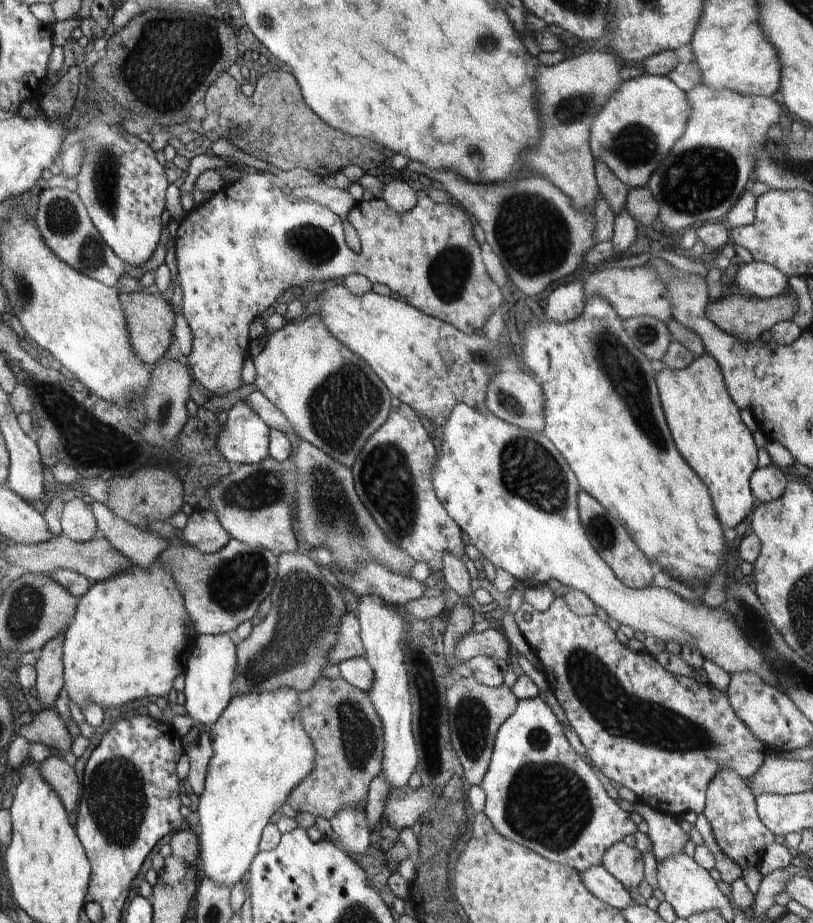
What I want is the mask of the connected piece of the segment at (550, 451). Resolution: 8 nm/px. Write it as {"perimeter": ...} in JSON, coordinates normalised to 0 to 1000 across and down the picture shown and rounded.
{"perimeter":[[[562,438],[542,464],[542,490],[530,511],[531,524],[549,555],[576,579],[579,589],[608,613],[619,615],[643,634],[672,632],[684,626],[689,633],[717,641],[734,659],[772,680],[792,685],[820,696],[833,696],[856,702],[865,714],[873,715],[895,730],[921,728],[931,730],[942,741],[967,751],[941,711],[925,700],[899,665],[888,657],[873,659],[866,652],[854,655],[824,638],[800,634],[779,638],[758,626],[753,616],[738,605],[726,589],[713,566],[710,535],[713,530],[708,515],[680,479],[669,470],[654,470],[630,462],[603,445],[585,446],[579,440]]]}

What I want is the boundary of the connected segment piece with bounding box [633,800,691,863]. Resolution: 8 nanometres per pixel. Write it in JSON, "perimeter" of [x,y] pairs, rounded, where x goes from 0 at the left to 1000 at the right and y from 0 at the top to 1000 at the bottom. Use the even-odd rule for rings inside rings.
{"perimeter":[[[785,867],[780,869],[779,879],[785,880],[797,893],[796,905],[802,912],[807,934],[815,935],[823,928],[841,924],[850,910],[849,901],[843,901],[827,883],[809,880]]]}

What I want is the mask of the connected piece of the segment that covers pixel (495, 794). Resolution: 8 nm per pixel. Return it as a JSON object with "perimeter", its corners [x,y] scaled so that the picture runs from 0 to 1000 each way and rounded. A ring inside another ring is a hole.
{"perimeter":[[[659,754],[656,757],[642,757],[637,759],[635,769],[626,776],[613,789],[609,795],[609,803],[606,806],[606,816],[604,817],[604,822],[601,826],[600,834],[595,840],[594,846],[589,852],[595,856],[598,860],[598,869],[595,881],[603,887],[603,891],[608,894],[610,901],[614,901],[619,907],[622,907],[626,911],[633,912],[640,917],[651,919],[658,924],[664,925],[669,930],[673,930],[680,935],[689,935],[699,937],[700,939],[707,940],[712,946],[723,943],[726,939],[734,939],[742,936],[742,925],[750,919],[754,914],[765,911],[768,906],[772,904],[779,904],[784,900],[784,894],[775,886],[775,881],[768,879],[753,866],[733,839],[731,834],[723,830],[723,828],[716,822],[716,820],[706,814],[706,810],[699,805],[699,801],[694,796],[694,788],[674,763],[668,756]]]}

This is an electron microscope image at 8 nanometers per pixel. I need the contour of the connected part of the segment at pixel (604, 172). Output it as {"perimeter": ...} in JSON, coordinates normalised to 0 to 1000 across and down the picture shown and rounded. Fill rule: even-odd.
{"perimeter":[[[732,171],[732,192],[737,199],[737,208],[750,221],[755,232],[761,231],[770,221],[770,213],[775,203],[768,199],[752,184]]]}

